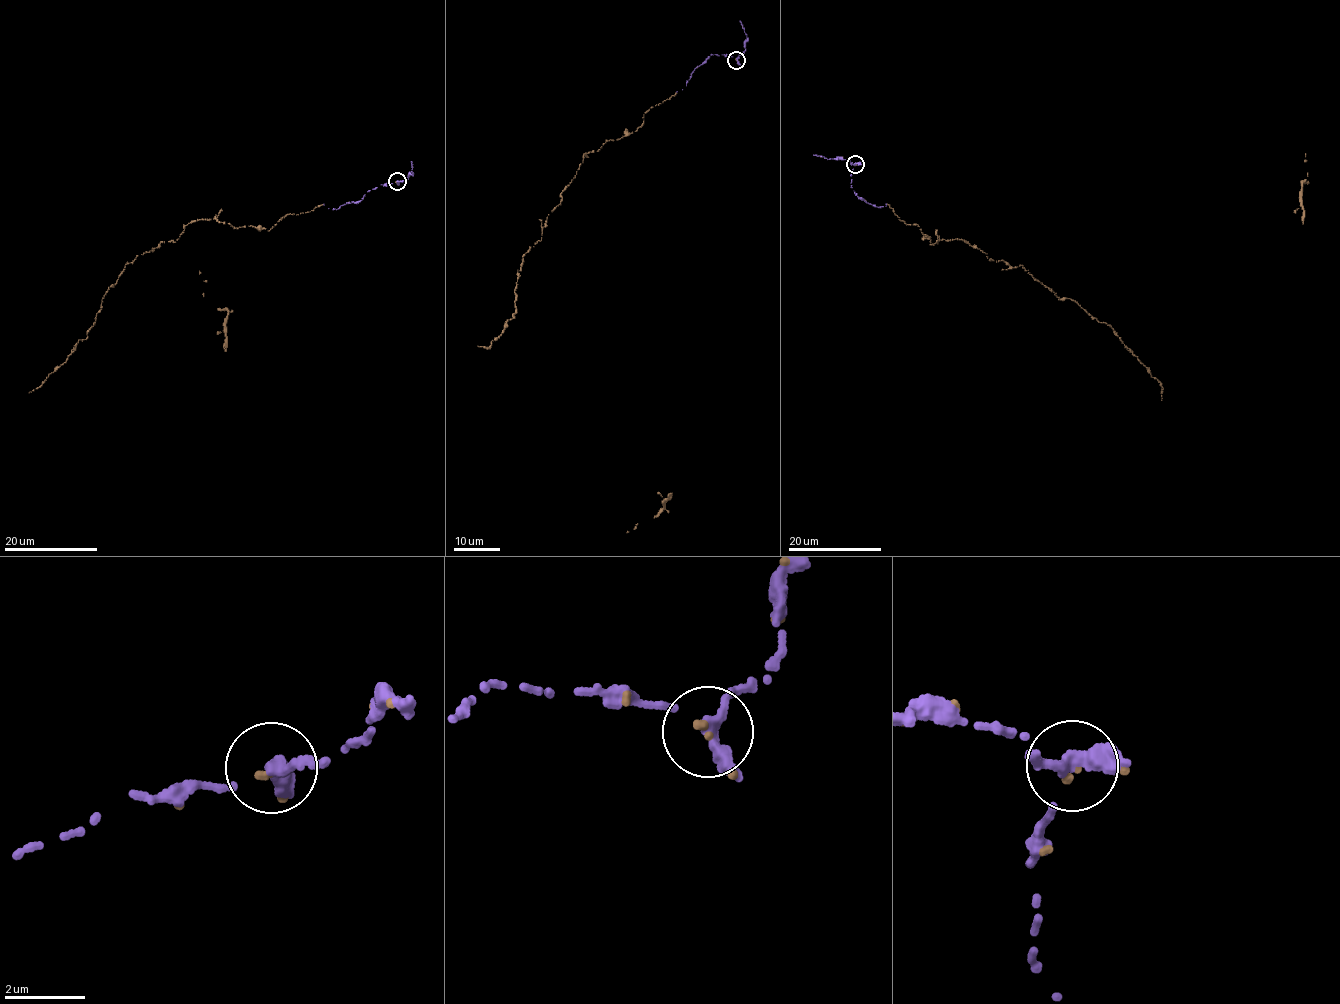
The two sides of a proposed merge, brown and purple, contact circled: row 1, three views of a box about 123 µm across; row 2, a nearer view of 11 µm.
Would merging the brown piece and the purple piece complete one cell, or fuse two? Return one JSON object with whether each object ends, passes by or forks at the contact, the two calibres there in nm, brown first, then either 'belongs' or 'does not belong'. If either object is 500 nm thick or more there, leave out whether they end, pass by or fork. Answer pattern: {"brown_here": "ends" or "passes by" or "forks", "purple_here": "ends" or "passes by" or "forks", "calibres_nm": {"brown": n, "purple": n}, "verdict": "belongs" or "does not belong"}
{"brown_here": "ends", "purple_here": "forks", "calibres_nm": {"brown": 140, "purple": 280}, "verdict": "belongs"}

